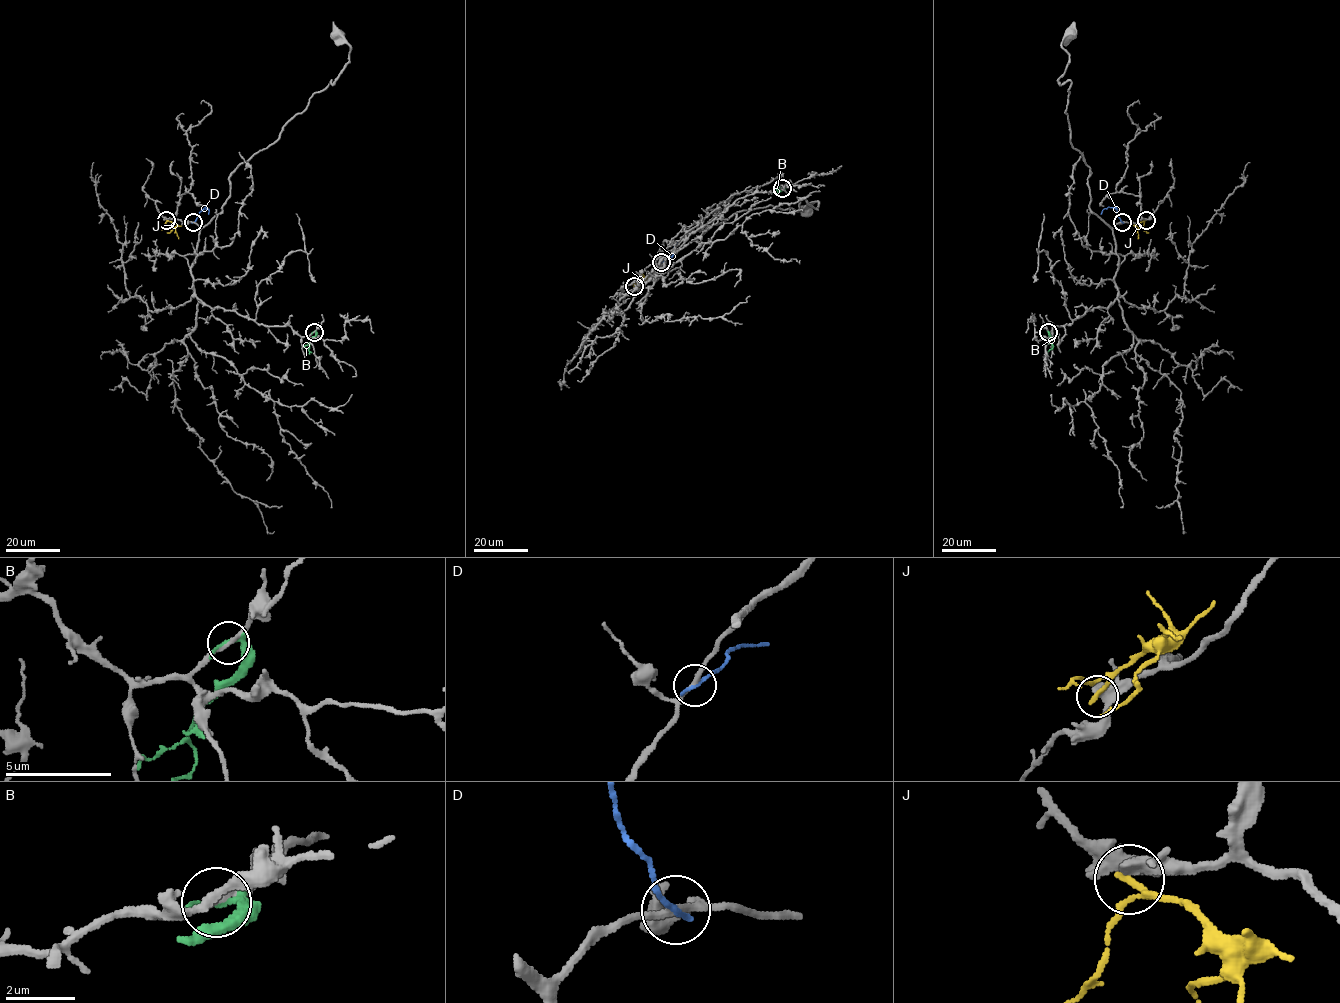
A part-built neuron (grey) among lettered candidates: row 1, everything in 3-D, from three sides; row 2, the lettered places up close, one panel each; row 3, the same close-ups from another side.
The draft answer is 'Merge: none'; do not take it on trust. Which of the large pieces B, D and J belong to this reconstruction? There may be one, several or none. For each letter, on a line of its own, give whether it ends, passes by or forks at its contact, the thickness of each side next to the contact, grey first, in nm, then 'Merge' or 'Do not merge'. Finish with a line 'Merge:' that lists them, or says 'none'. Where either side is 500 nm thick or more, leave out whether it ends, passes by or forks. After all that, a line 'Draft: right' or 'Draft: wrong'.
B: It ends there. Thickness 180 nm (grey) against 260 nm. Do not merge
D: It ends there. Thickness 200 nm (grey) against 170 nm. Do not merge
J: It ends there. Thickness 400 nm (grey) against 240 nm. Do not merge
Merge: none
Draft: right

